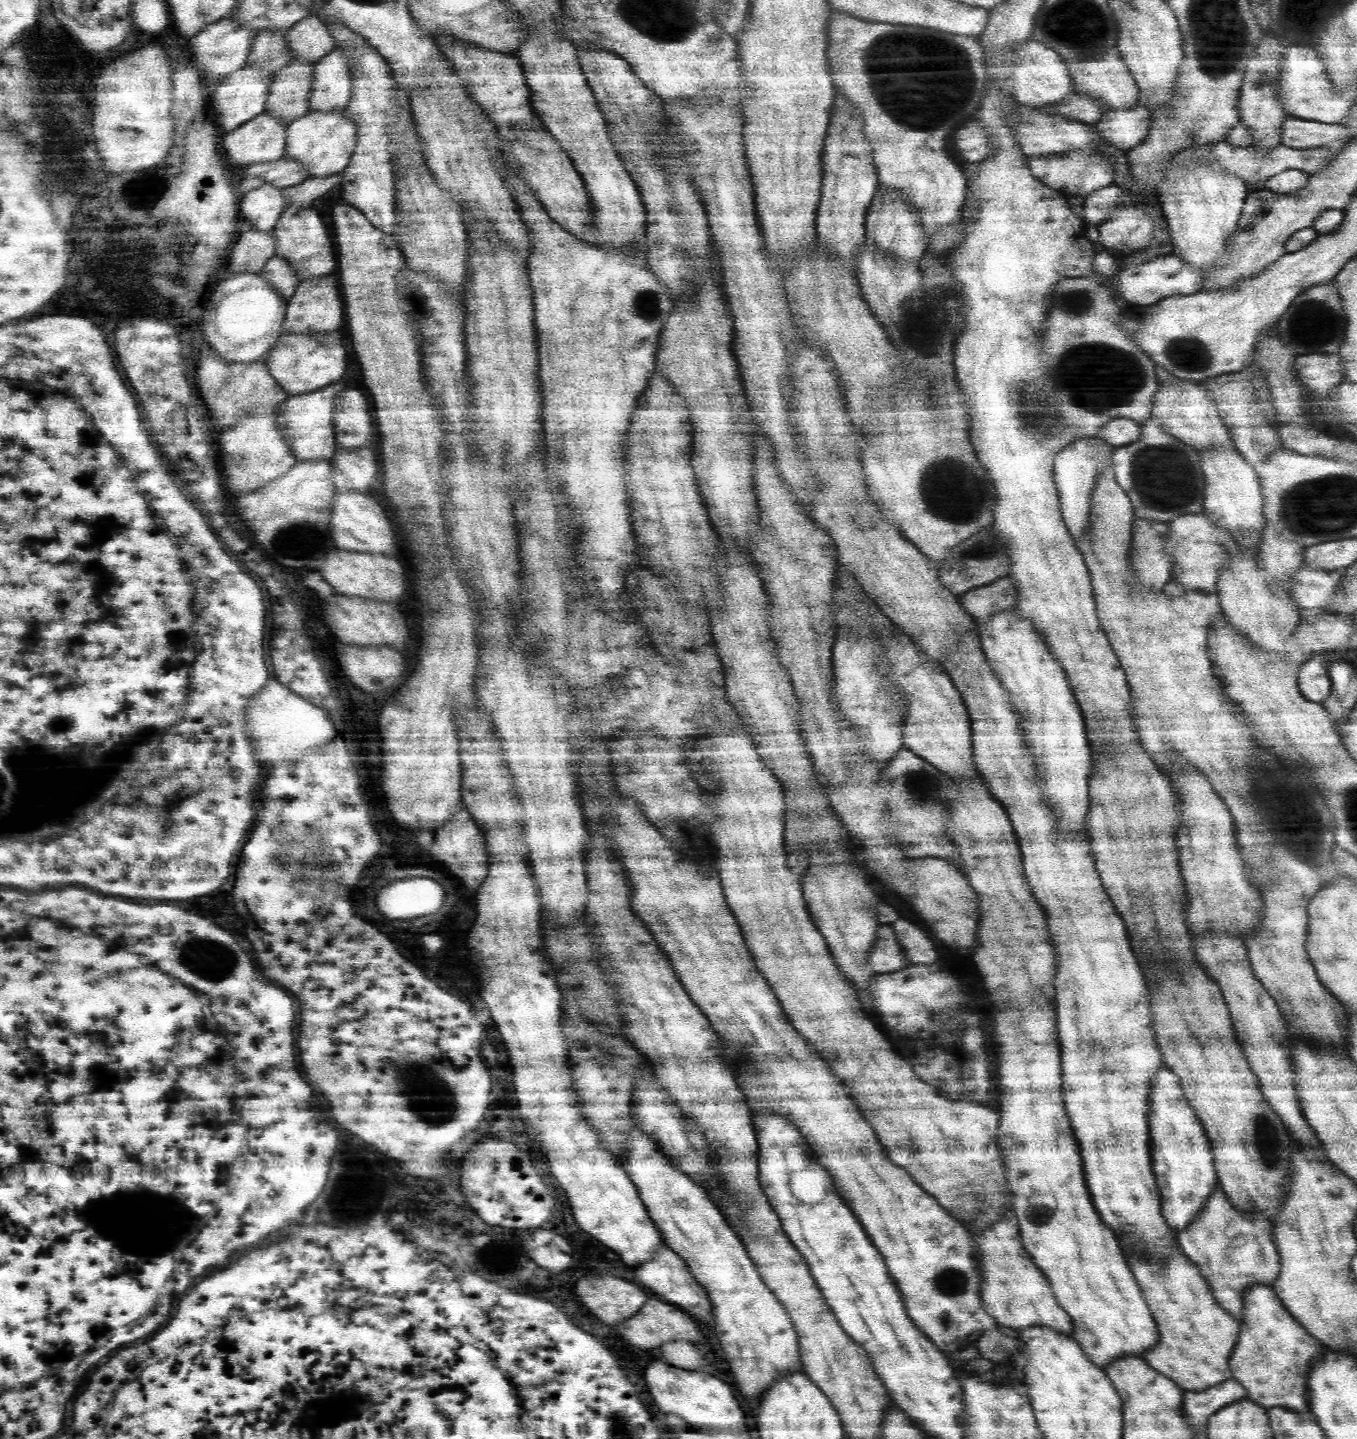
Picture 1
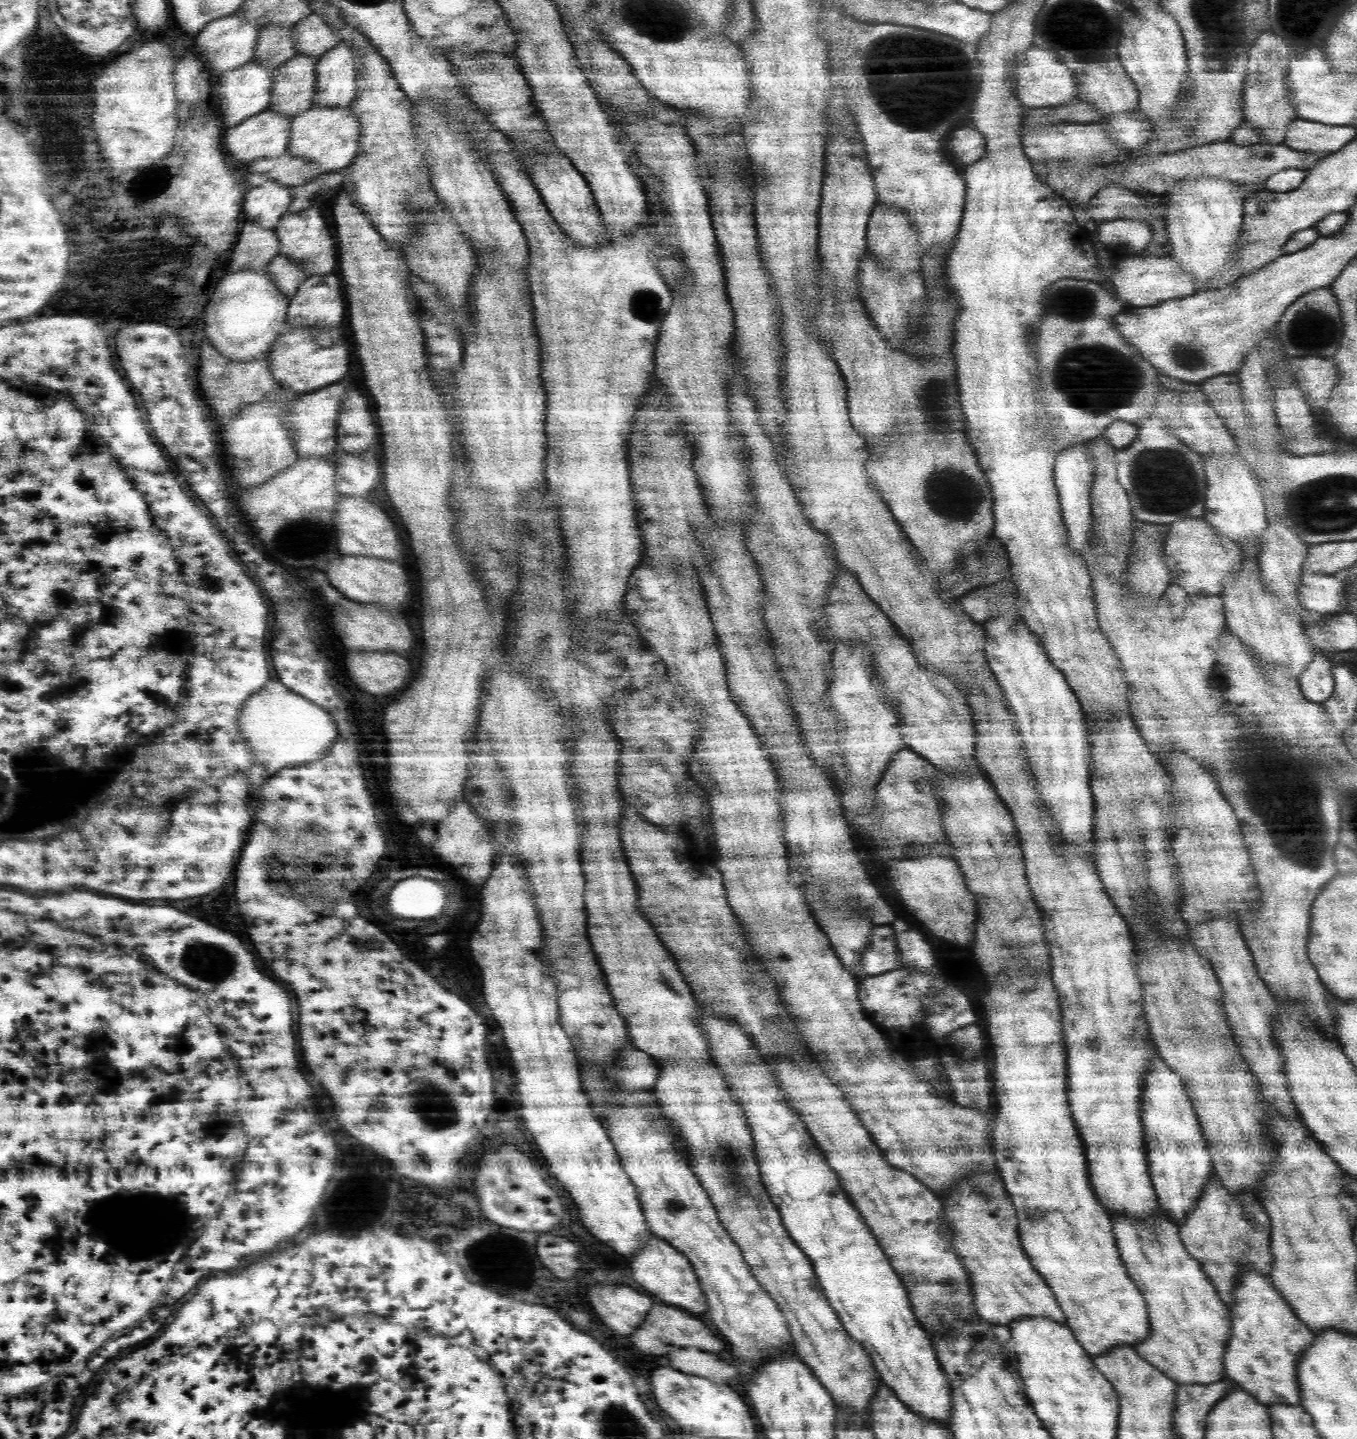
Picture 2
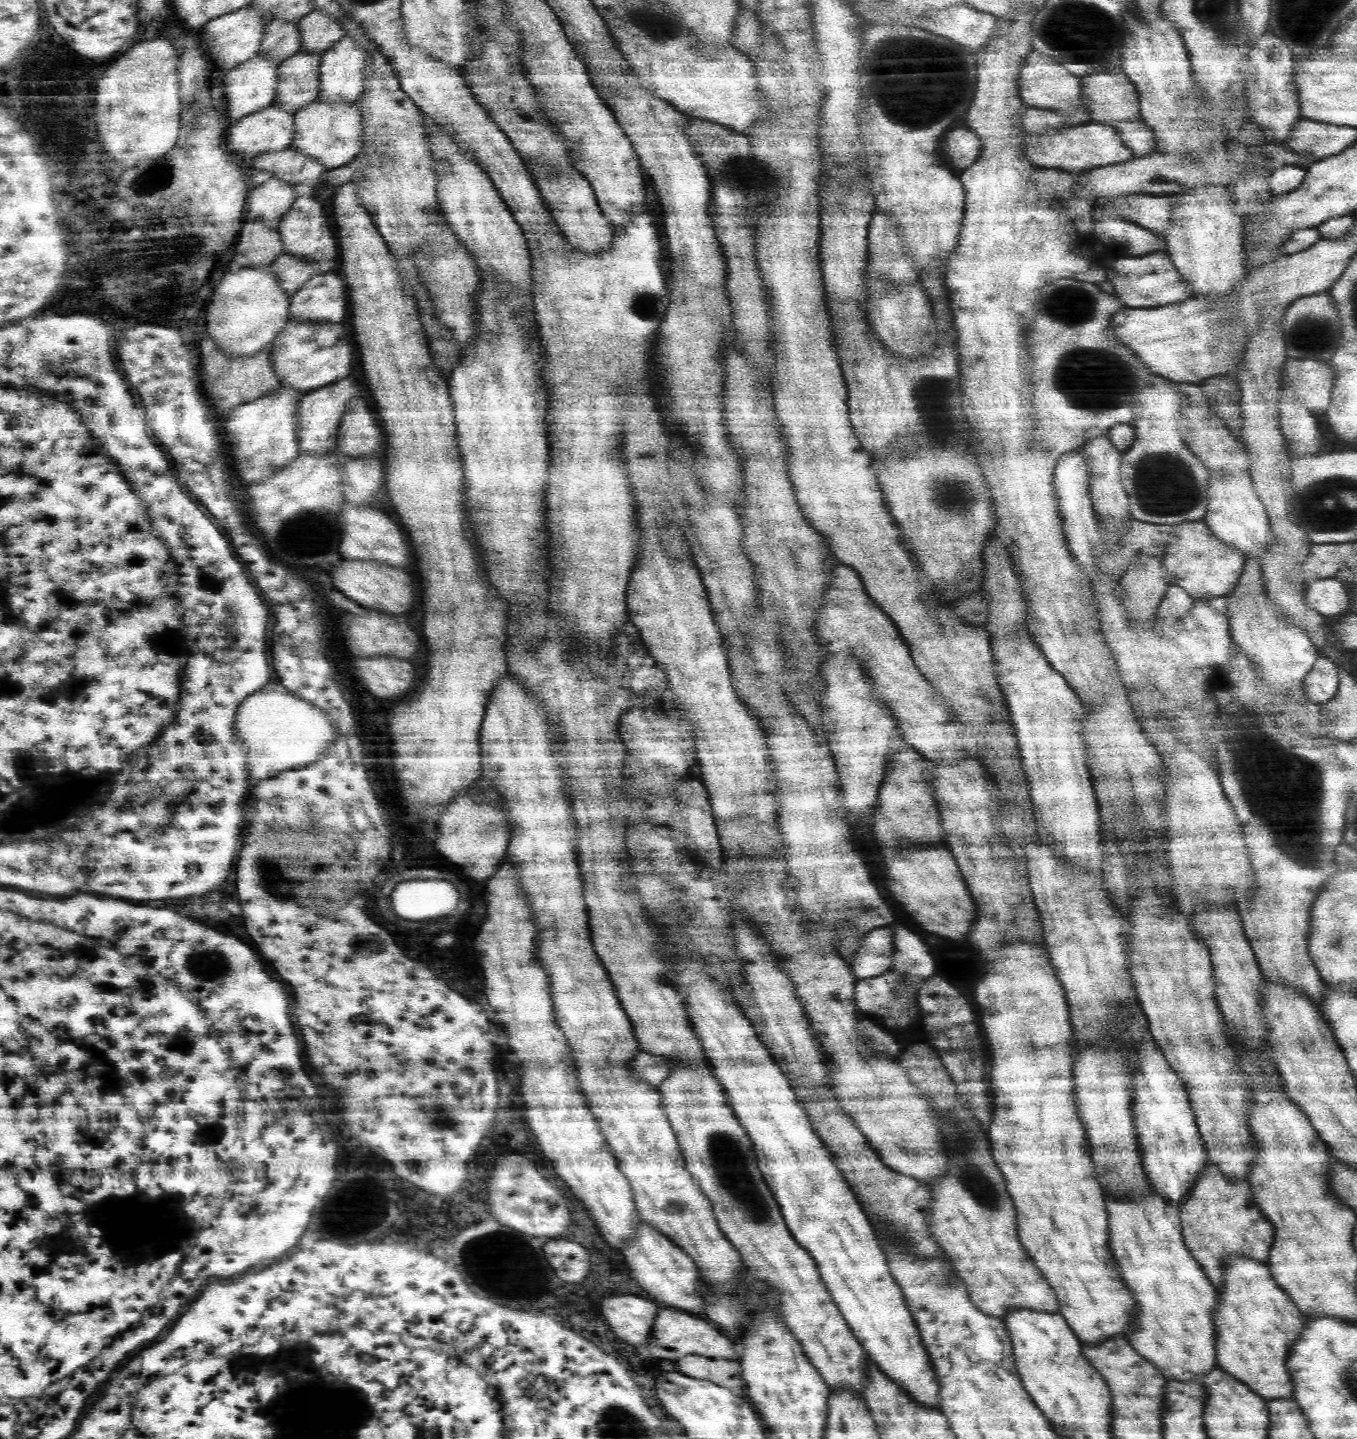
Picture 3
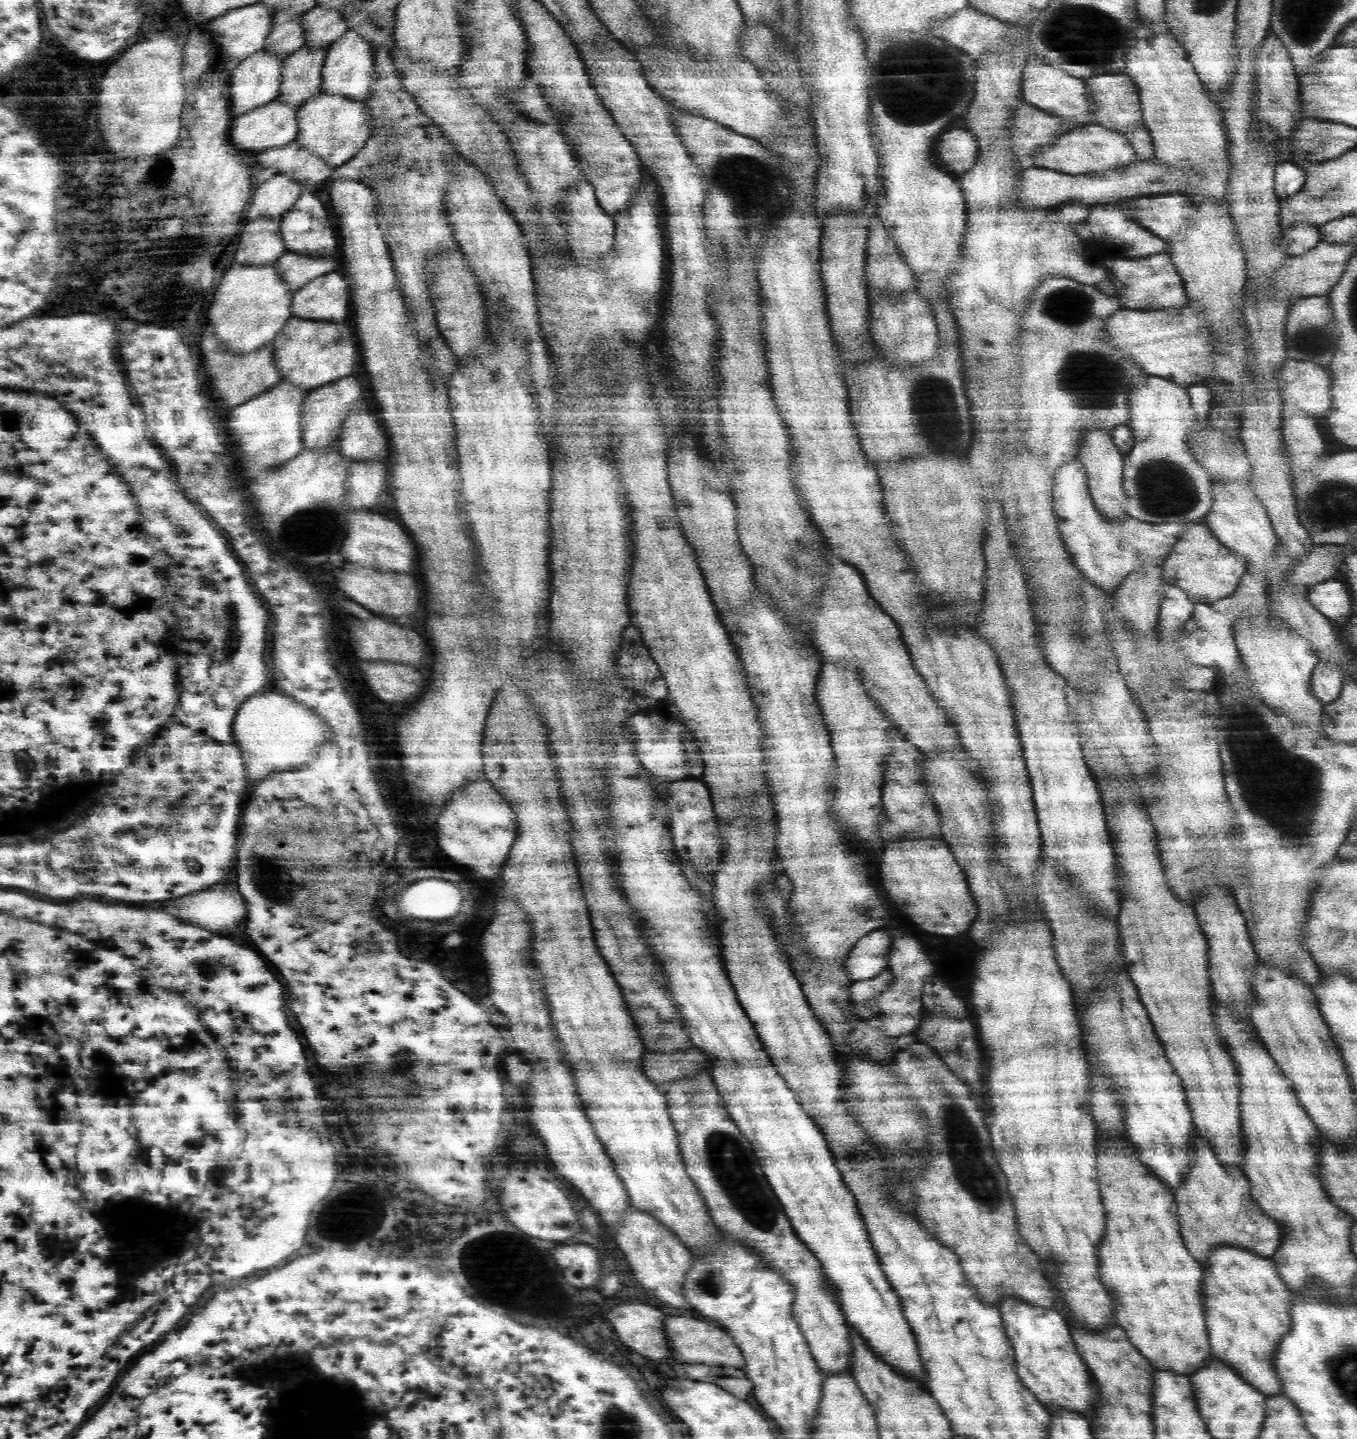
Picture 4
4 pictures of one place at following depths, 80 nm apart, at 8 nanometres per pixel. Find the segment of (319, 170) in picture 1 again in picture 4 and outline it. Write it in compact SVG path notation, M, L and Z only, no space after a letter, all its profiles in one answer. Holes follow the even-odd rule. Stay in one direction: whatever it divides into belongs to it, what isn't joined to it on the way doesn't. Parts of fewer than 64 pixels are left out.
M318 94L298 107L296 143L333 168L348 162L370 138L370 113L366 102L354 102L332 94Z

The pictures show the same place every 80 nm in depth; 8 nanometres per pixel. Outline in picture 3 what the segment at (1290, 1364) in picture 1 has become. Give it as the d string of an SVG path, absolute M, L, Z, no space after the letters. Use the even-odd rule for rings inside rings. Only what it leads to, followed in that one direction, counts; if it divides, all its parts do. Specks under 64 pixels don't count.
M1246 1257L1238 1262L1230 1262L1230 1278L1226 1278L1226 1294L1218 1294L1216 1310L1217 1364L1238 1378L1251 1392L1263 1400L1292 1399L1294 1386L1288 1375L1285 1360L1291 1344L1302 1334L1303 1316L1298 1306L1286 1292L1279 1288L1271 1277L1267 1264L1246 1262ZM1222 1324L1222 1328L1220 1328ZM1222 1330L1222 1336L1220 1336Z

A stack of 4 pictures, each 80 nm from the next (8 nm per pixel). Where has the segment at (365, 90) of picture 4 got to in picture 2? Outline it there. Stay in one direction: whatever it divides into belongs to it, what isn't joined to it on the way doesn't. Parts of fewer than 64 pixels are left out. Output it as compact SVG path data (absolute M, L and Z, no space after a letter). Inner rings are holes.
M342 42L328 49L316 64L316 90L313 104L346 108L358 94L354 52Z

